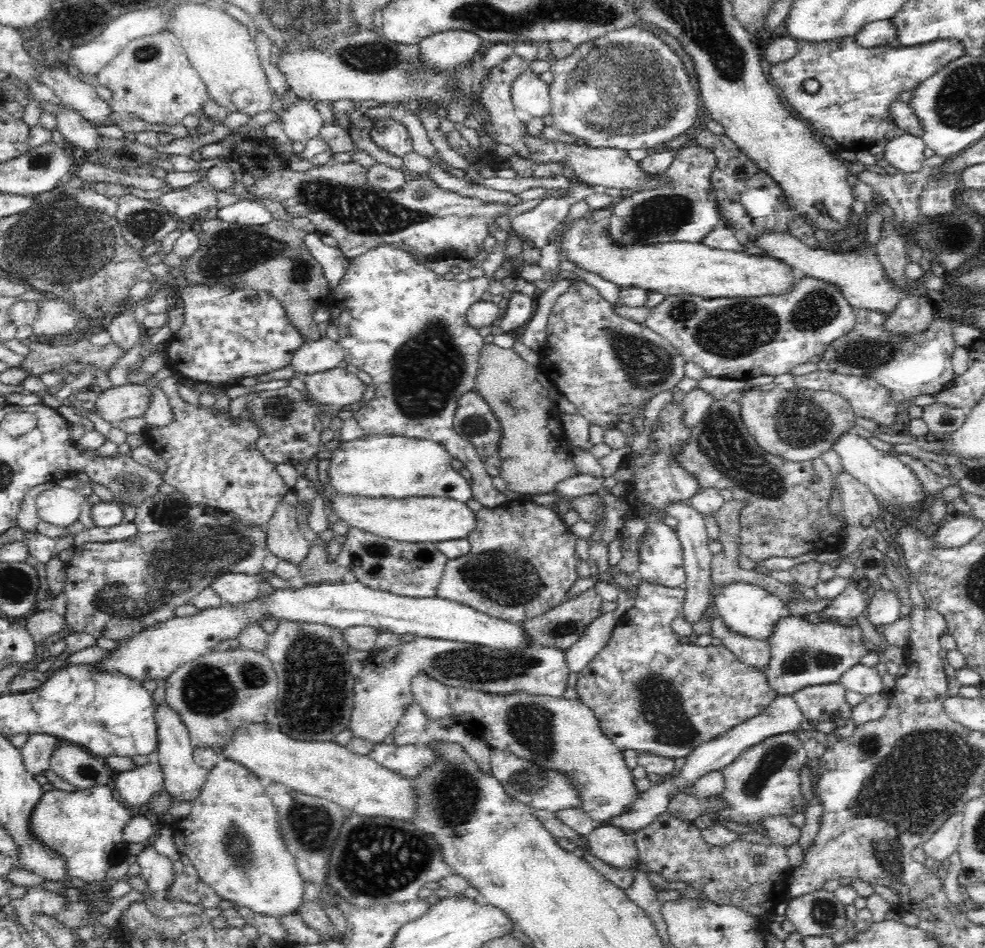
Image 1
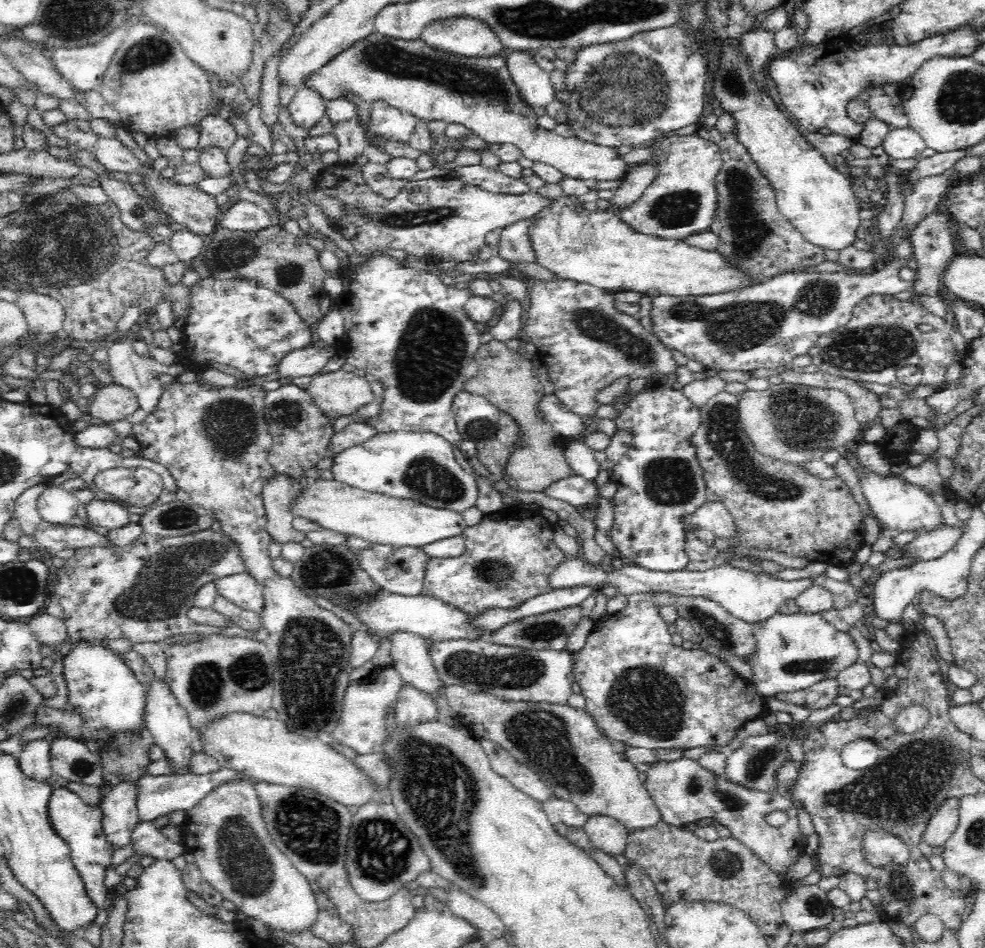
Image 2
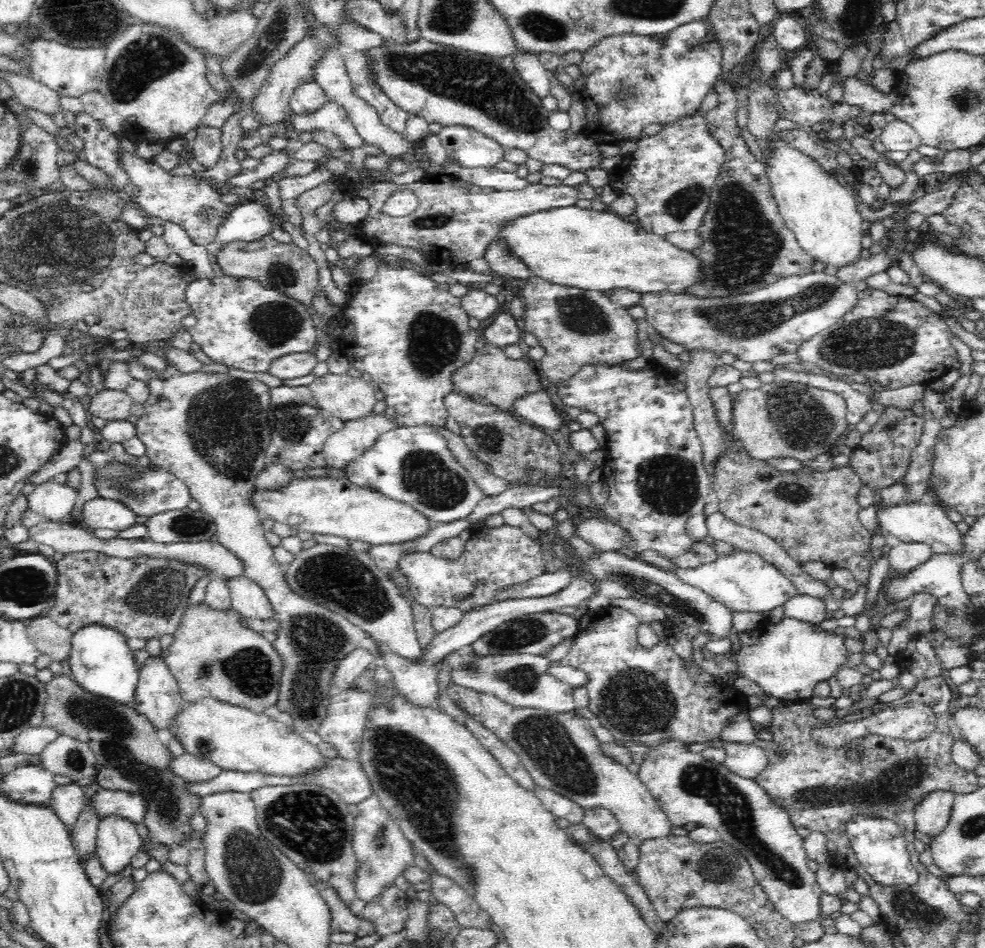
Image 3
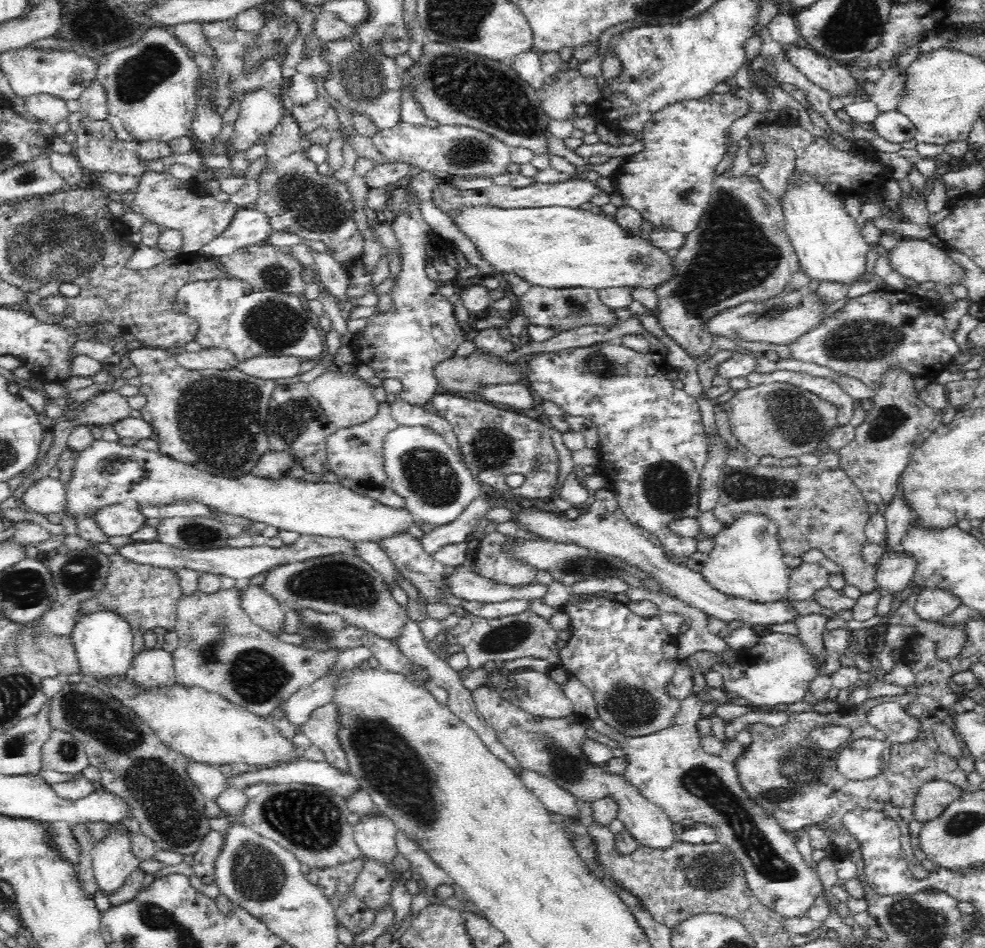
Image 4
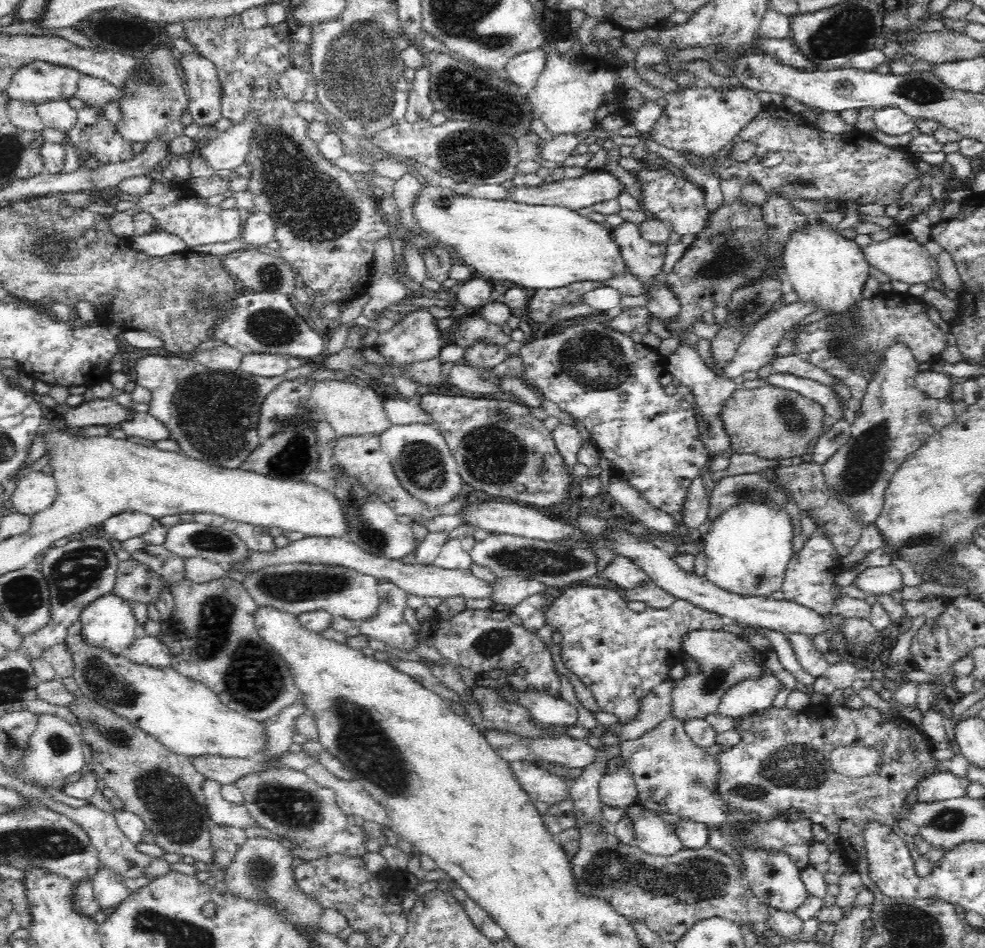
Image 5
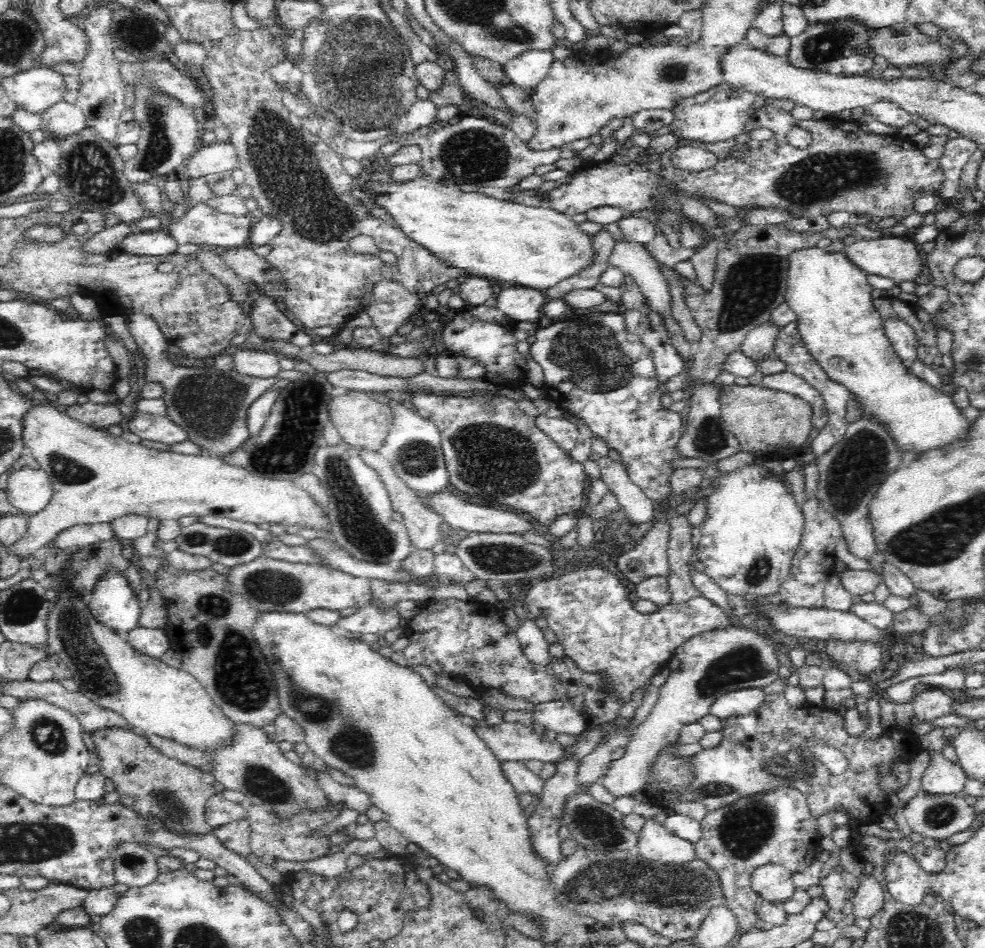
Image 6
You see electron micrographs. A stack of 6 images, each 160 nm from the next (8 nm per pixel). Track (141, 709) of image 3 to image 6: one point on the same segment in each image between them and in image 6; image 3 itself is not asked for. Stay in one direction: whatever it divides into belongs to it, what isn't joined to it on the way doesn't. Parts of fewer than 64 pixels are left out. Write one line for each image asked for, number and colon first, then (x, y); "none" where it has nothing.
4: (149, 666)
5: (150, 649)
6: (154, 641)

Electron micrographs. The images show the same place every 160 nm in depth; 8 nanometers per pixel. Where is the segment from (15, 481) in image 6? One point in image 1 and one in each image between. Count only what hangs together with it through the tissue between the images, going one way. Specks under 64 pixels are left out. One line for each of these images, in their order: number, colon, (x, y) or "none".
1: (59, 506)
2: (57, 506)
3: (54, 501)
4: (46, 495)
5: (35, 491)

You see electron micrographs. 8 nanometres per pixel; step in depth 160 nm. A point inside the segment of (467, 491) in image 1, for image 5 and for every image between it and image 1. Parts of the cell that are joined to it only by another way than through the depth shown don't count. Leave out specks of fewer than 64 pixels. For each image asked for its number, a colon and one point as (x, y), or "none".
2: (419, 465)
3: (411, 464)
4: (431, 477)
5: (419, 454)

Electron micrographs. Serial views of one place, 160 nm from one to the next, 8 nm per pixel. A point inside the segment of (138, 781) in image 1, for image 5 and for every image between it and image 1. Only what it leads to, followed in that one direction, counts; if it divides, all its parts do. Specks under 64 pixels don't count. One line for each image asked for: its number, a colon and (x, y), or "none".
2: (119, 809)
3: (117, 841)
4: (113, 860)
5: (109, 890)

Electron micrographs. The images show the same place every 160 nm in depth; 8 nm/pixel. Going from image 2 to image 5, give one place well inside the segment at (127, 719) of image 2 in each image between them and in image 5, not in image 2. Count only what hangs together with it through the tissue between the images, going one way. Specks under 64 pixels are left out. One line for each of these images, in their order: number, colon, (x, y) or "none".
3: (101, 661)
4: (103, 640)
5: (109, 621)

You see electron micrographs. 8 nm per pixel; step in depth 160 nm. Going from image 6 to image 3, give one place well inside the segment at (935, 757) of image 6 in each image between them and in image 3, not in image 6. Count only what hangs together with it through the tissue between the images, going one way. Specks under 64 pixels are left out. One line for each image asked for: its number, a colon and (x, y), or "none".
3: (931, 815)
4: (932, 797)
5: (942, 785)

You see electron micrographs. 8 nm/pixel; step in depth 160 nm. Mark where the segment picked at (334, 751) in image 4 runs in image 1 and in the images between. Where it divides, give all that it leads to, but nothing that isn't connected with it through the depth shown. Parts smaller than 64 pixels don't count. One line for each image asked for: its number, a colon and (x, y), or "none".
1: (382, 692)
2: (362, 727)
3: (341, 729)

